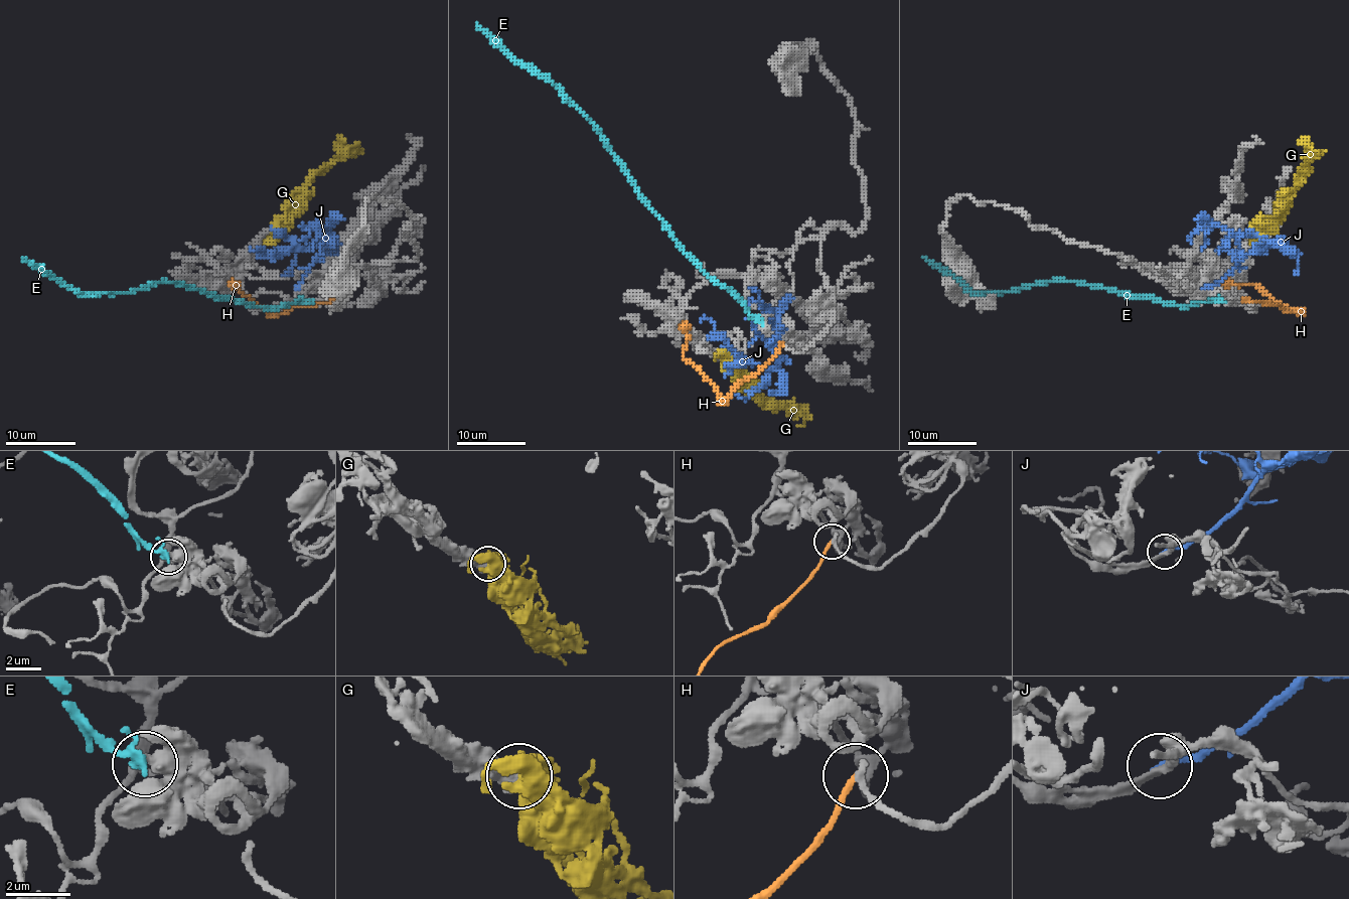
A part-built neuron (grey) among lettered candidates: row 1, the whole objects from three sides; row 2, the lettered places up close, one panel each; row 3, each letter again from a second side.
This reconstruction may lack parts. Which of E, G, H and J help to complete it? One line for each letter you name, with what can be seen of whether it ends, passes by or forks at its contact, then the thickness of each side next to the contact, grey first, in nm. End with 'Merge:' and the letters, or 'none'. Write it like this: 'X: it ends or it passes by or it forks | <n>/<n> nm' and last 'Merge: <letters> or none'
G: it ends | 440/750 nm
Merge: G

